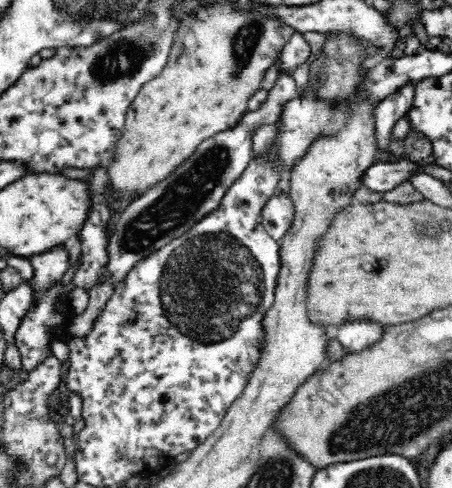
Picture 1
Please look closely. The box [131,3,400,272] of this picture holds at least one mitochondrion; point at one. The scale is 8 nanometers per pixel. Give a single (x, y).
(244, 40)

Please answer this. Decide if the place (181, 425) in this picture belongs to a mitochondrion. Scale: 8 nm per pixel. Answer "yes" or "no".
no

